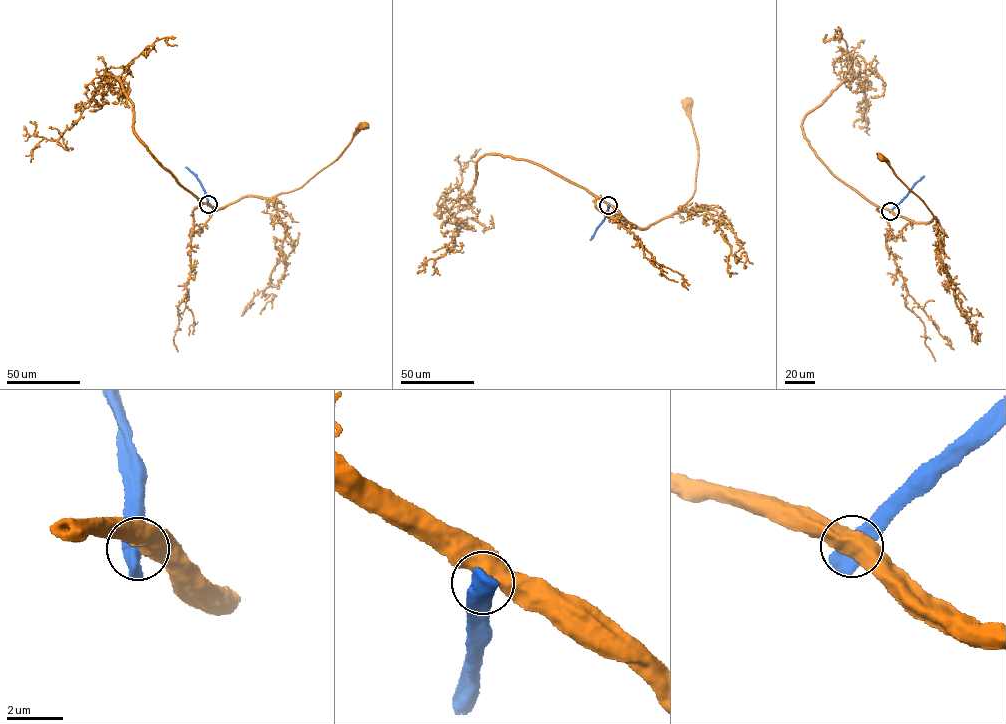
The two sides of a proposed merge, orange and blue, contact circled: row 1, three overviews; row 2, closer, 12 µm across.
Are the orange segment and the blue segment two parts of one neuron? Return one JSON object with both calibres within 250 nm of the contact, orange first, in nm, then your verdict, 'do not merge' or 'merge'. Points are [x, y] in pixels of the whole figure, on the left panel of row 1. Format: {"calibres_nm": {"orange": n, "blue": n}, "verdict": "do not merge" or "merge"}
{"calibres_nm": {"orange": 750, "blue": 800}, "verdict": "do not merge"}

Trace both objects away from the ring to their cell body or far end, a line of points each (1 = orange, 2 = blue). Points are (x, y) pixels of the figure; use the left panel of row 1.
1: (208, 204), (215, 210), (246, 196), (271, 198), (296, 189), (337, 159), (356, 129), (363, 125)
2: (208, 204), (200, 182), (185, 167)

